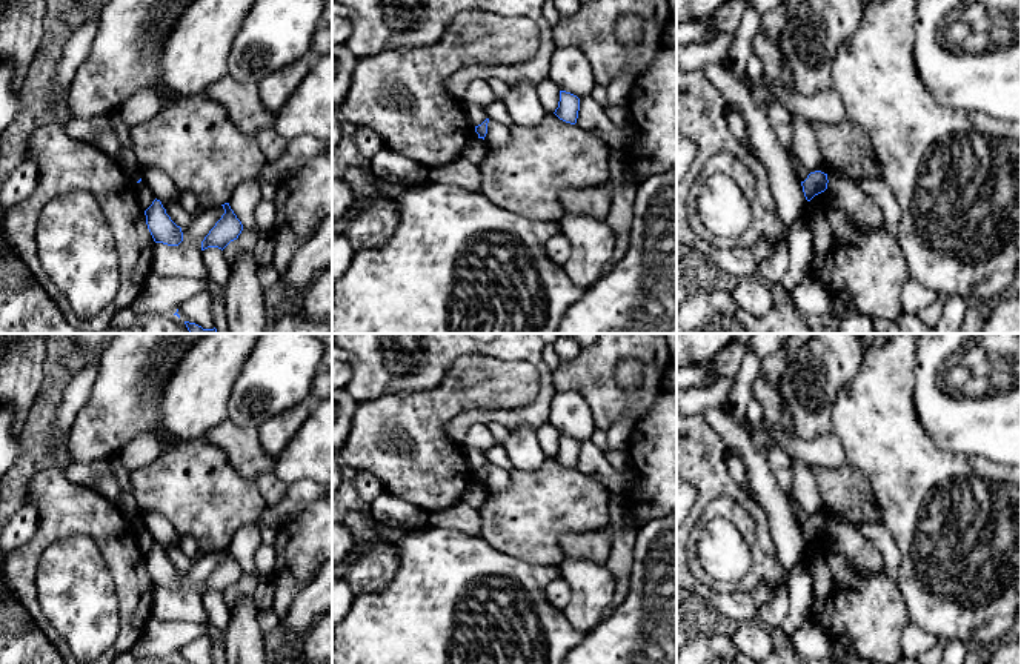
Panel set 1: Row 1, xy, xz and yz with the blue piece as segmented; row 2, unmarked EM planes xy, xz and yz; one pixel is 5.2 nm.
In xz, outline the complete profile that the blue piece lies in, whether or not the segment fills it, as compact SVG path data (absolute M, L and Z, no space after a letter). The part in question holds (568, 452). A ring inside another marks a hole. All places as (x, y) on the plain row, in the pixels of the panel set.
M560 435L558 452L555 453L555 460L570 469L577 467L580 455L580 443L570 437Z

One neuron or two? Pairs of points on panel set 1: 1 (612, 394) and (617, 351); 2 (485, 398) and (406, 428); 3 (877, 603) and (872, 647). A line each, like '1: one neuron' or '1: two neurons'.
1: one neuron
2: one neuron
3: one neuron

